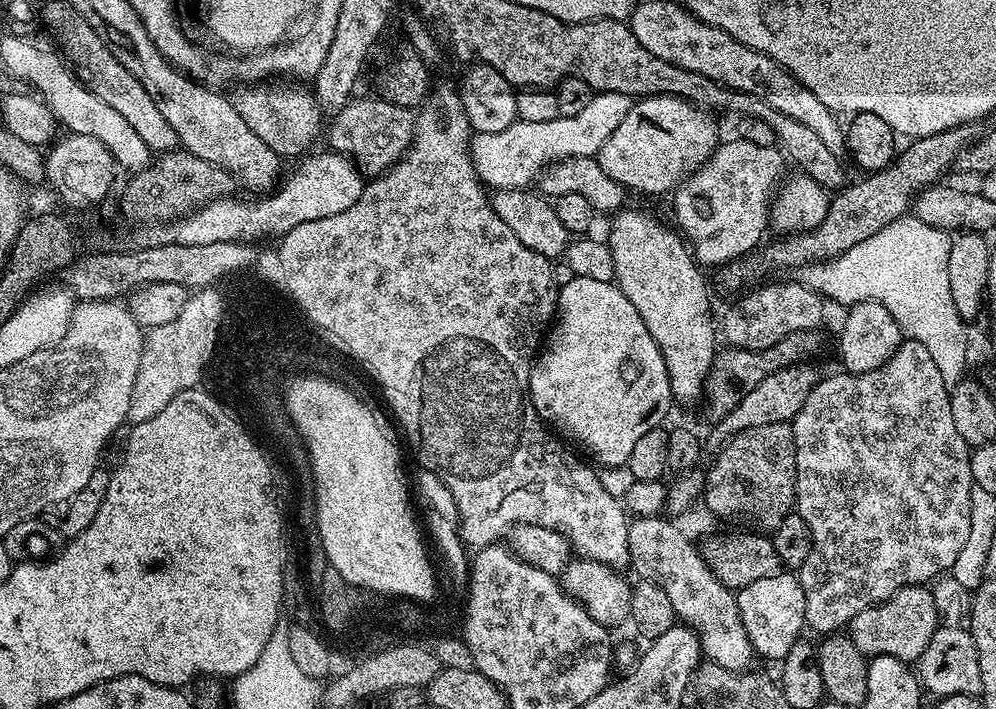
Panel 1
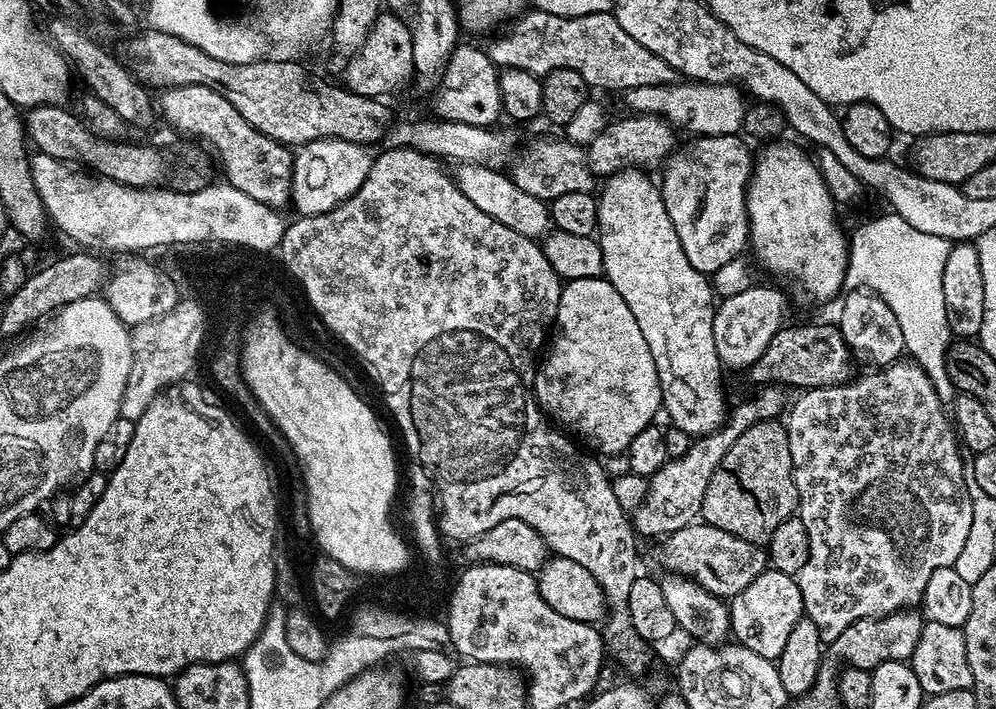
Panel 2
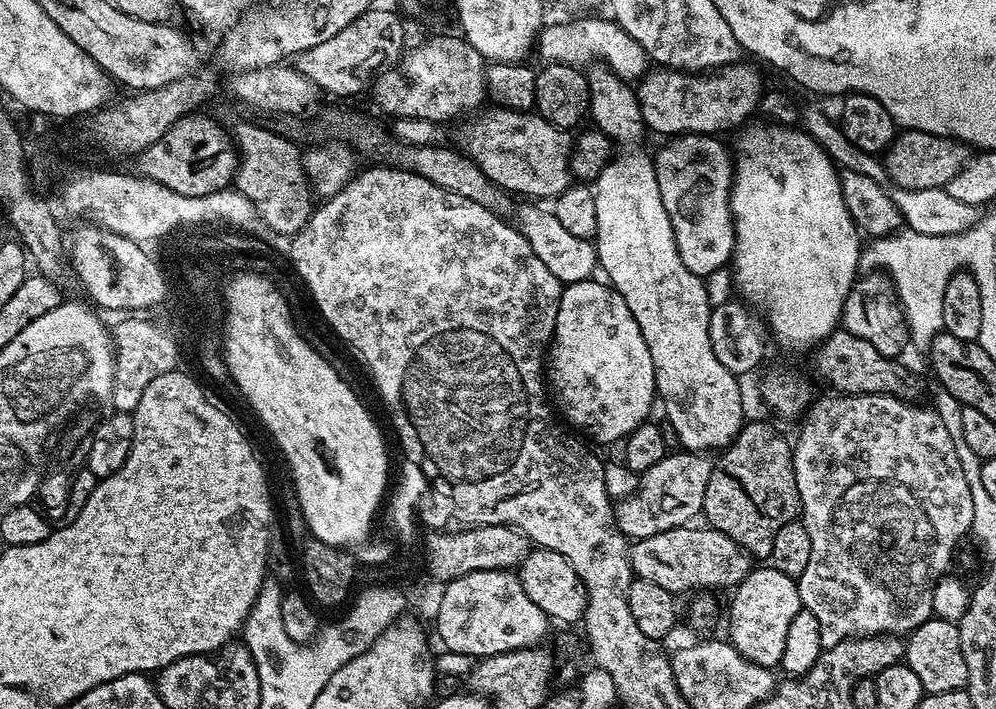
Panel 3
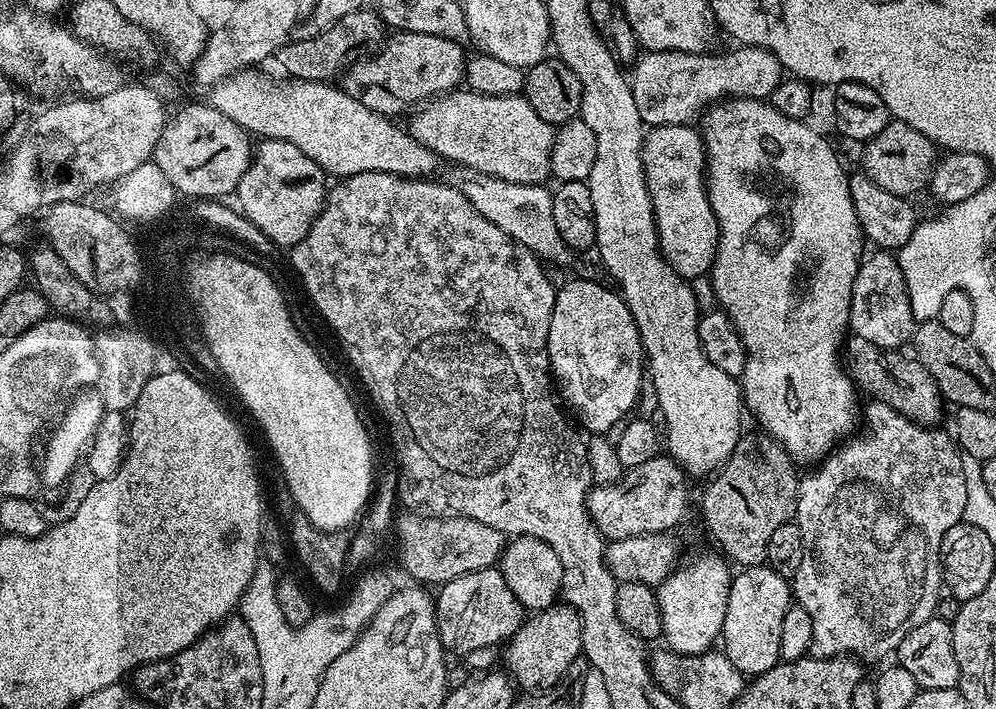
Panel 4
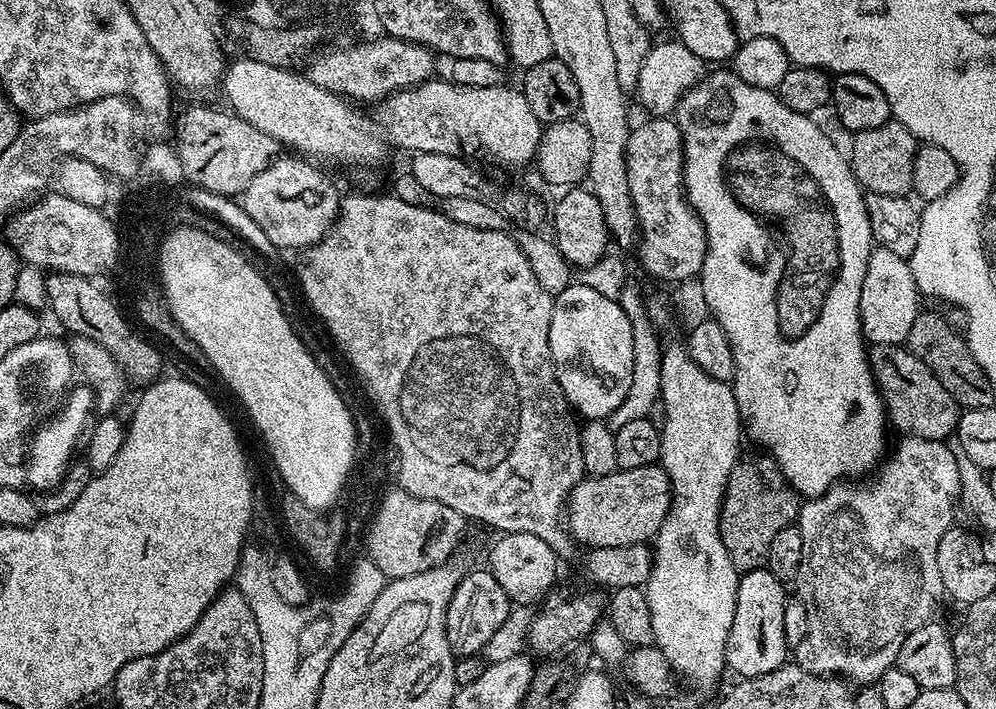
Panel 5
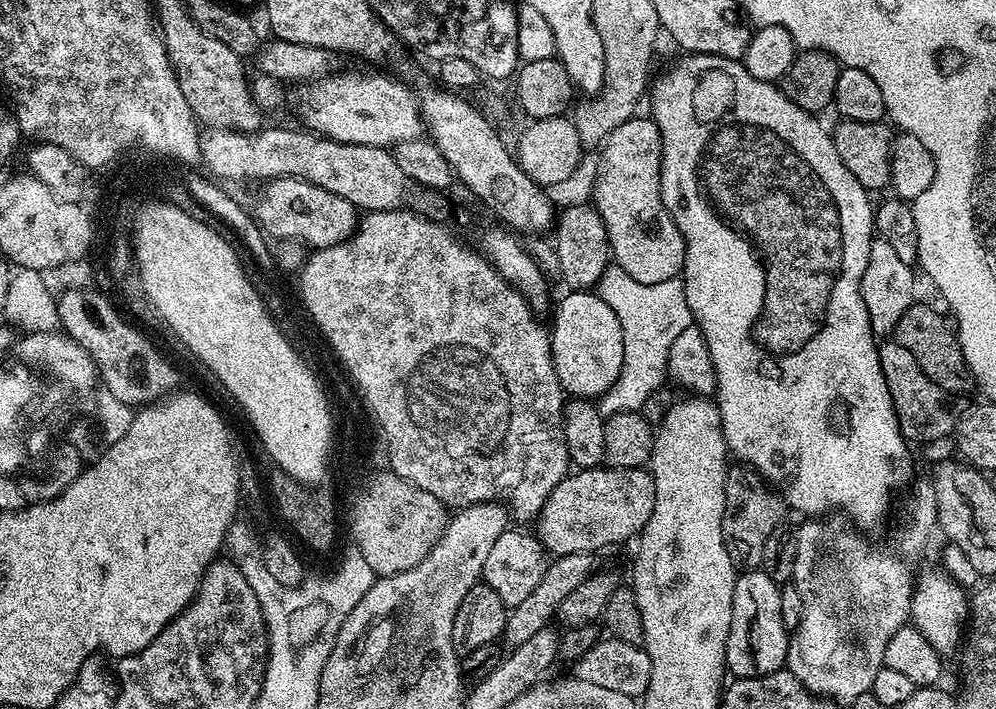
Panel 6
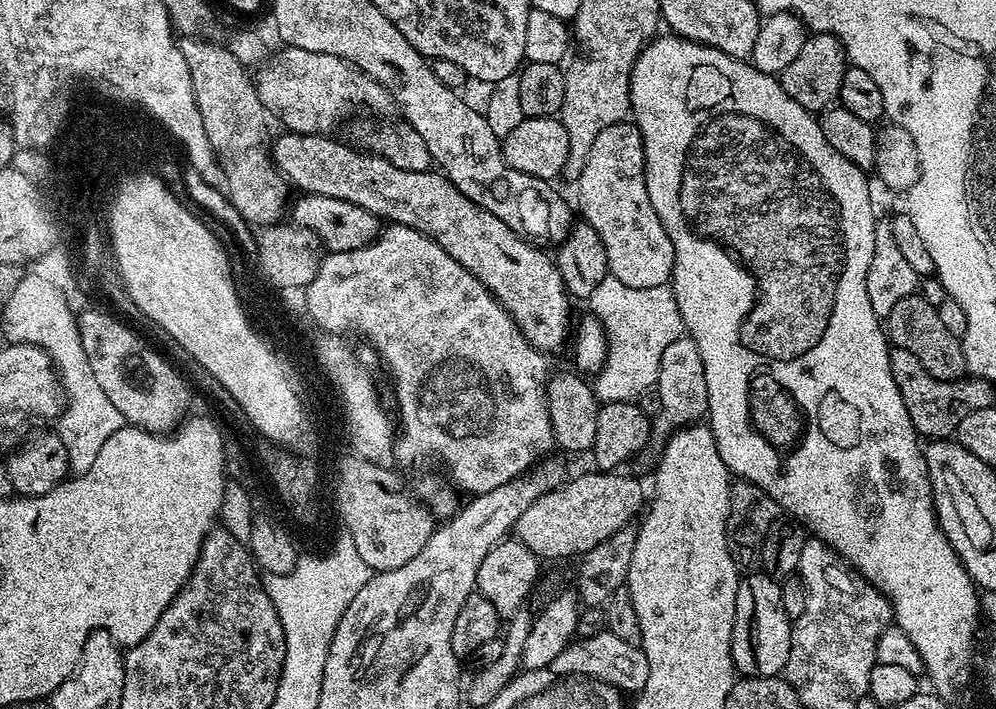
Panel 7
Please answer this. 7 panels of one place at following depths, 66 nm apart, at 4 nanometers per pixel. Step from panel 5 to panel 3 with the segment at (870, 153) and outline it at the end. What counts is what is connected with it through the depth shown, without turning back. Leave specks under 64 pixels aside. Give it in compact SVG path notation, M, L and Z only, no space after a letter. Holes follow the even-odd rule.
M911 130L901 131L882 156L888 180L893 185L908 190L930 190L947 186L950 178L954 178L954 174L967 166L969 159L969 145L963 144L961 140Z

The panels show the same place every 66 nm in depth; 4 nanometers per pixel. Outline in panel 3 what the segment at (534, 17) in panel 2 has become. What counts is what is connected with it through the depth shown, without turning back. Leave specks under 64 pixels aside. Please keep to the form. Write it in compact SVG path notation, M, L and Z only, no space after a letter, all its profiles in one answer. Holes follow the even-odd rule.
M588 14L585 20L572 20L569 24L549 23L541 28L536 38L535 55L540 55L544 64L573 64L578 69L585 67L584 60L592 60L588 62L599 62L622 80L639 81L650 68L646 50L617 26L615 20L603 20L596 15L600 14Z

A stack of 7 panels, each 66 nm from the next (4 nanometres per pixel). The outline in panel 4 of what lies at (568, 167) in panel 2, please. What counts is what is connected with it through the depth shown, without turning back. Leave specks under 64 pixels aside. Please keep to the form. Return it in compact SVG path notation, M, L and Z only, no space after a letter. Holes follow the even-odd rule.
M453 90L427 101L416 114L406 124L406 131L422 146L434 151L441 161L453 160L453 165L473 168L506 182L544 184L549 179L556 132L553 125L538 118L534 106L530 106L523 94L491 96Z

